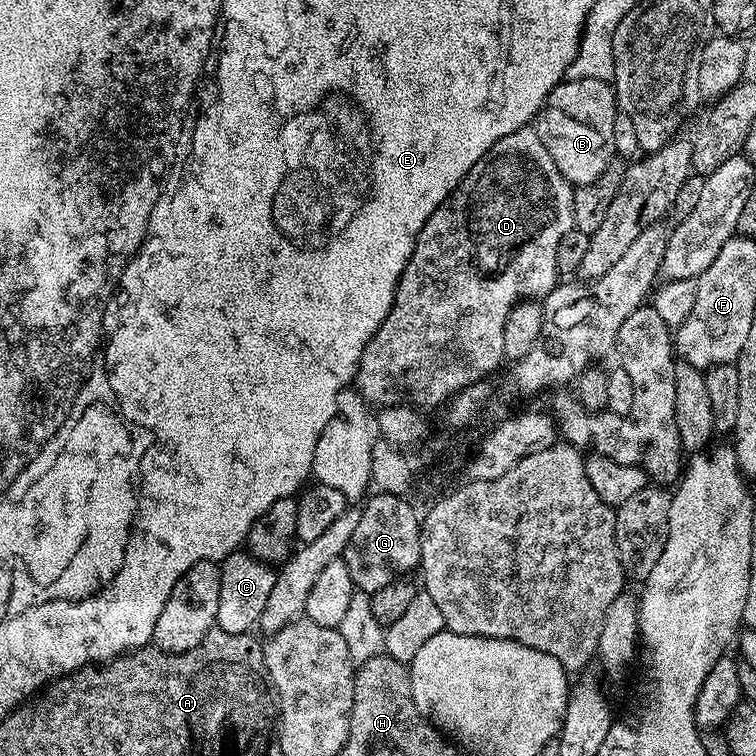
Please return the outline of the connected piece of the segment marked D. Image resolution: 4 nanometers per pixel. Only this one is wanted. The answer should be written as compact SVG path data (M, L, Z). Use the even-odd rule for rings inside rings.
M529 126L514 130L514 134L506 134L506 138L502 138L498 142L494 142L494 146L490 146L488 153L460 179L460 185L440 203L438 210L434 210L434 214L430 214L426 226L422 226L422 230L416 236L416 245L412 251L412 257L406 262L406 270L402 270L402 278L396 287L390 314L386 314L386 318L378 326L374 338L370 338L370 342L365 346L356 371L354 387L367 404L380 408L419 406L421 409L428 408L431 404L441 403L440 405L443 405L462 390L466 390L471 384L487 381L489 379L487 376L499 364L505 363L502 333L506 326L506 318L510 318L510 312L514 310L514 306L522 300L543 298L557 286L558 277L554 257L558 251L558 241L562 239L562 234L566 234L566 230L573 228L573 191L573 185L569 184L562 174L562 170L558 170L558 166L554 166L554 158L550 158L546 146L542 146L542 138L538 138L535 127Z

